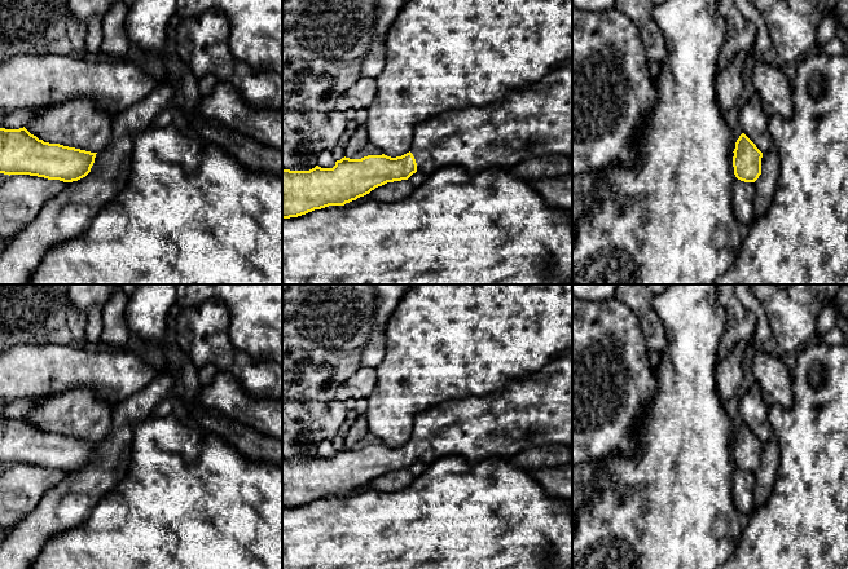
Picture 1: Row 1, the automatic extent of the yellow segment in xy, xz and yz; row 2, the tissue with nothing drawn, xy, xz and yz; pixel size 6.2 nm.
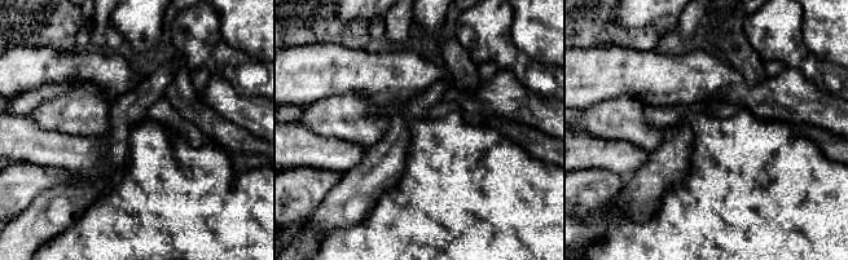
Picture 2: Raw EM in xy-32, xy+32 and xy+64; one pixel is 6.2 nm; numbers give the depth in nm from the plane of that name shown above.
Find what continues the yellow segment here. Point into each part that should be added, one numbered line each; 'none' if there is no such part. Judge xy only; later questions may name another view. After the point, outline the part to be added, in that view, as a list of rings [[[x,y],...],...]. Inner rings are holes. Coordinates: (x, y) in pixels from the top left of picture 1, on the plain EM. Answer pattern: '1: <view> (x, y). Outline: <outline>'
none

